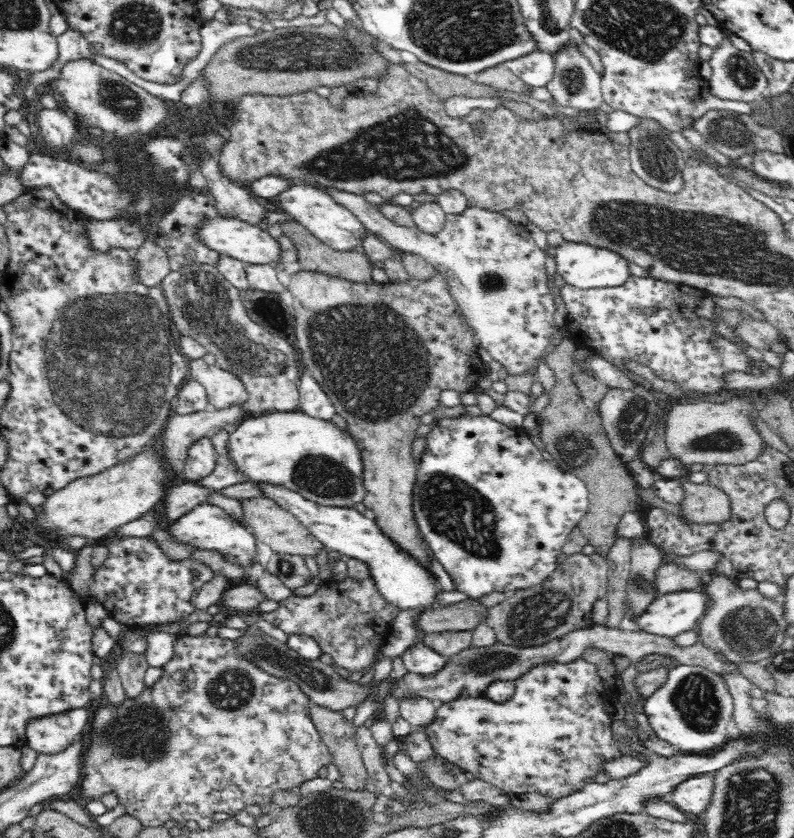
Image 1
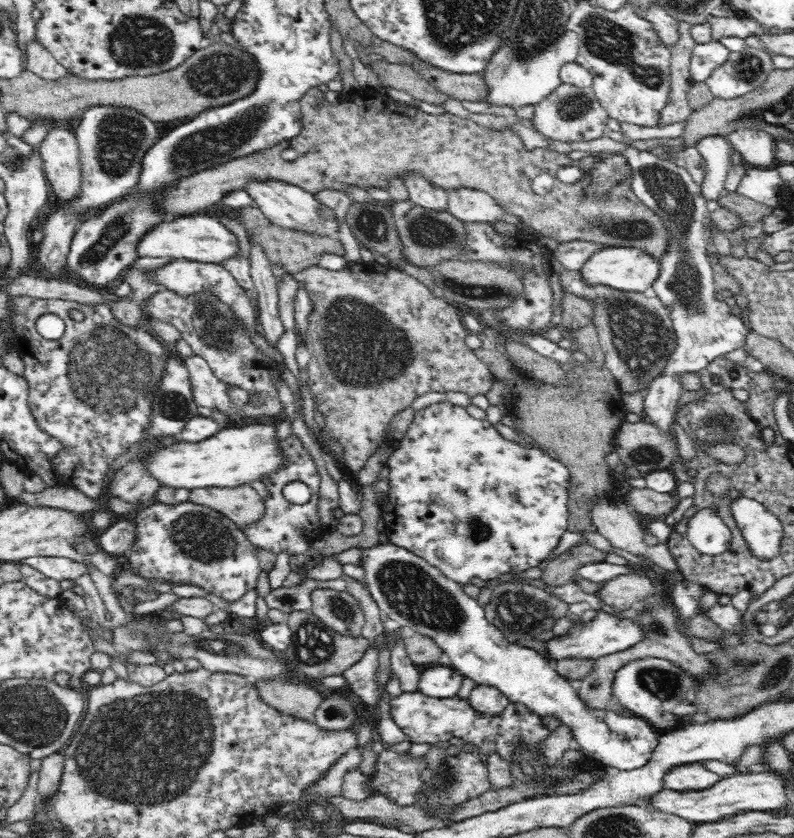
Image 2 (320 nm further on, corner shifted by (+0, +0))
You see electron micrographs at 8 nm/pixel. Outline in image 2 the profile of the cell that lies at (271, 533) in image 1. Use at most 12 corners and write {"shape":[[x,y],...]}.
{"shape":[[249,485],[193,488],[189,500],[242,530],[267,516]]}

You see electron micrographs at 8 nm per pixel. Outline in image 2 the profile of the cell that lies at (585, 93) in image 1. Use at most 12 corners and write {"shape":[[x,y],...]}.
{"shape":[[560,84],[532,128],[562,142],[599,140],[609,114],[591,87]]}

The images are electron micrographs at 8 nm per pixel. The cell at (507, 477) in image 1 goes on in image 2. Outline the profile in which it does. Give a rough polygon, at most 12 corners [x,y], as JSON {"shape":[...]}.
{"shape":[[450,401],[385,463],[385,532],[462,586],[550,560],[570,469]]}

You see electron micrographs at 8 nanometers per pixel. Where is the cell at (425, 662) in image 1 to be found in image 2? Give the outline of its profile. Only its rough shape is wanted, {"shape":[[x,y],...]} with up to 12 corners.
{"shape":[[452,666],[420,667],[418,688],[434,698],[456,695],[463,675]]}

